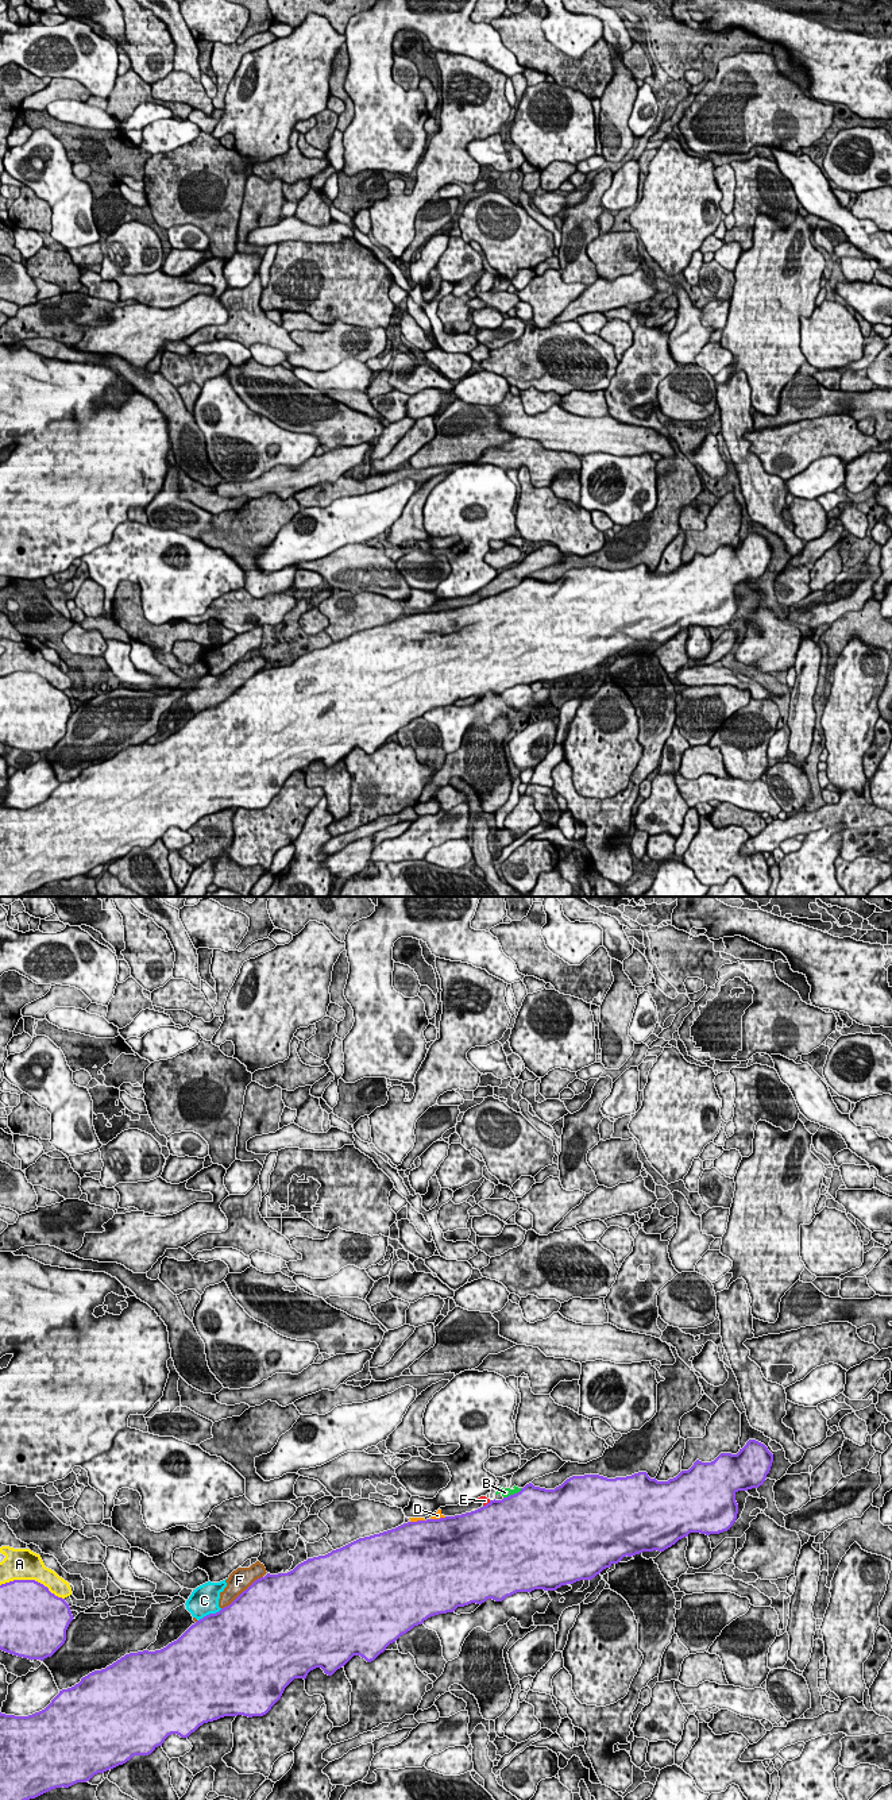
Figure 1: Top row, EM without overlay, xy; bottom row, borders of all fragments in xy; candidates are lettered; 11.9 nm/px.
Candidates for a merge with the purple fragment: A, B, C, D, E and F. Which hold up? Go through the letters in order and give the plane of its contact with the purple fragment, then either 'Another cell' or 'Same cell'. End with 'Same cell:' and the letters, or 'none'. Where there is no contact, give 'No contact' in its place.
A: Touches purple in xy. Another cell
B: Touches purple in xy. Another cell
C: Touches purple in xy. Another cell
D: Touches purple in xy. Another cell
E: Touches purple in xy. Another cell
F: Touches purple in xy. Another cell
Same cell: none

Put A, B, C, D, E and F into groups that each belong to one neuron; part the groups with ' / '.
A / B C D E F

